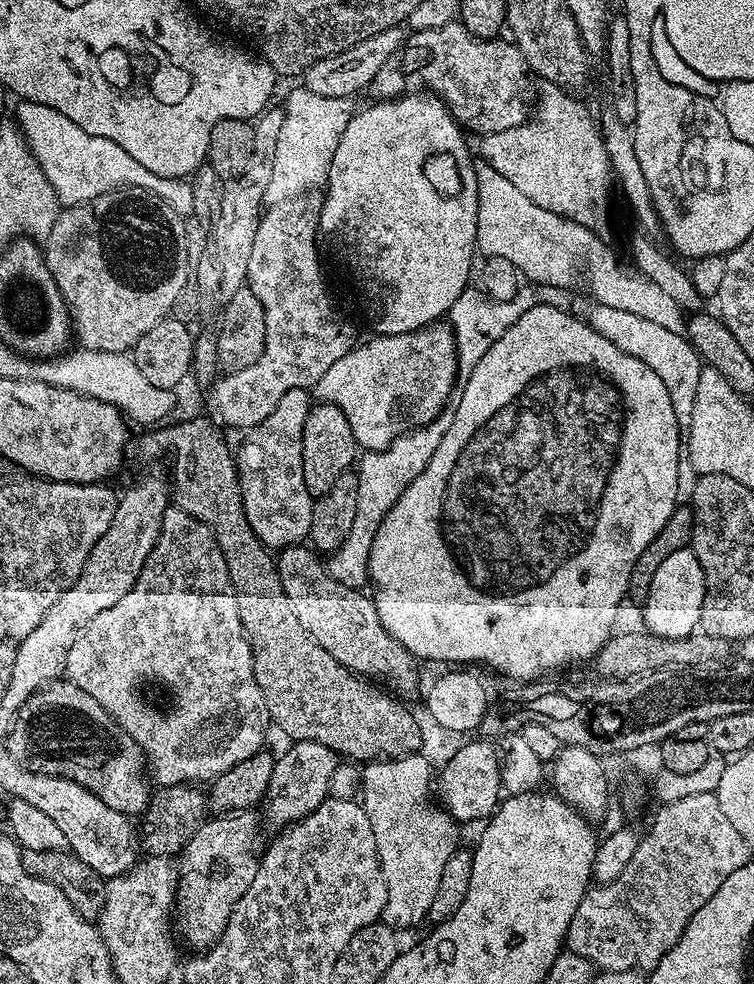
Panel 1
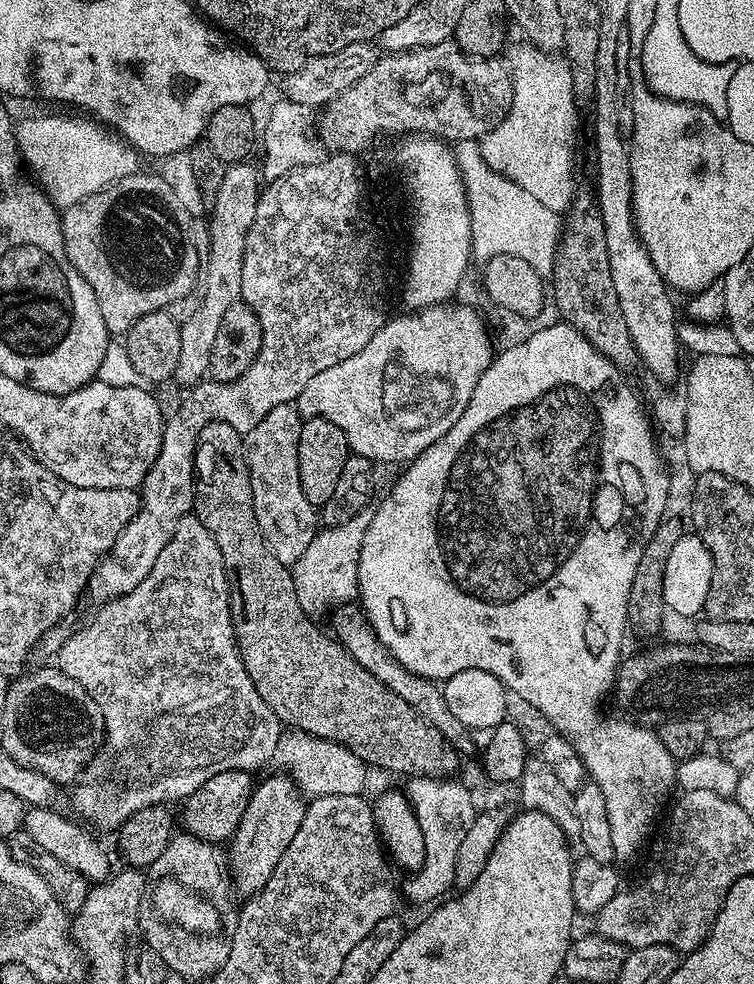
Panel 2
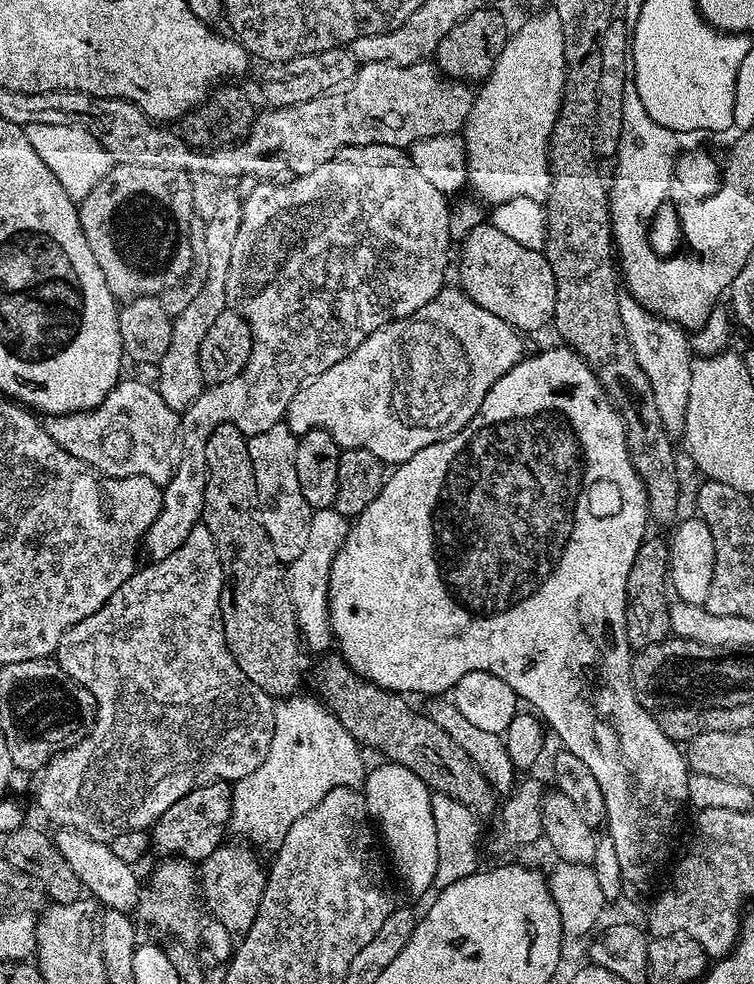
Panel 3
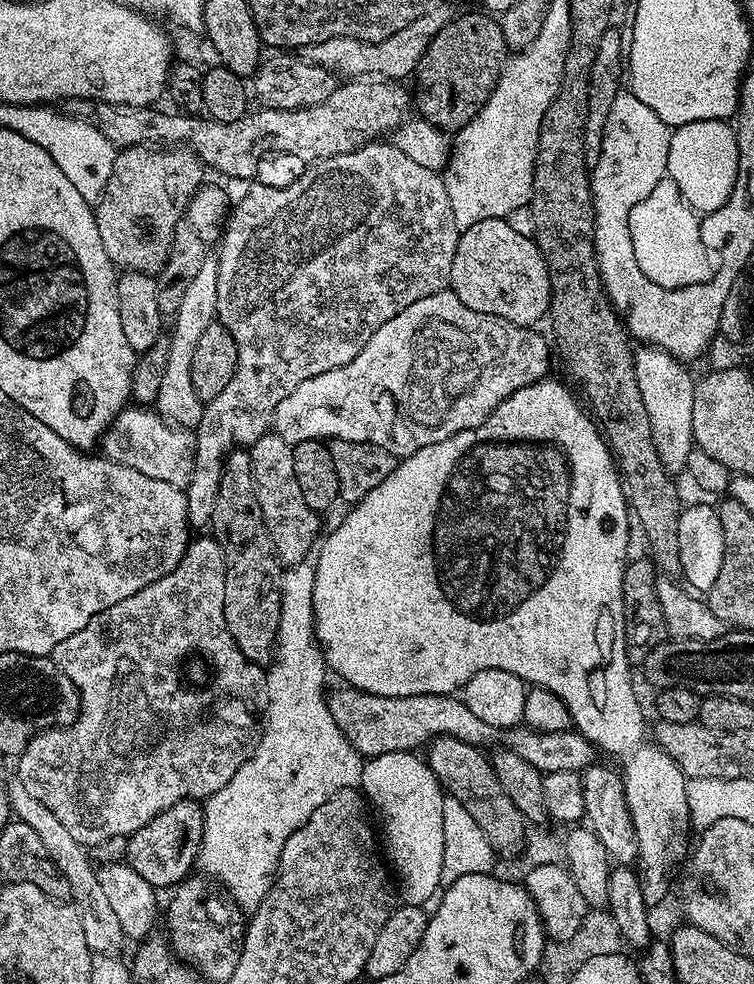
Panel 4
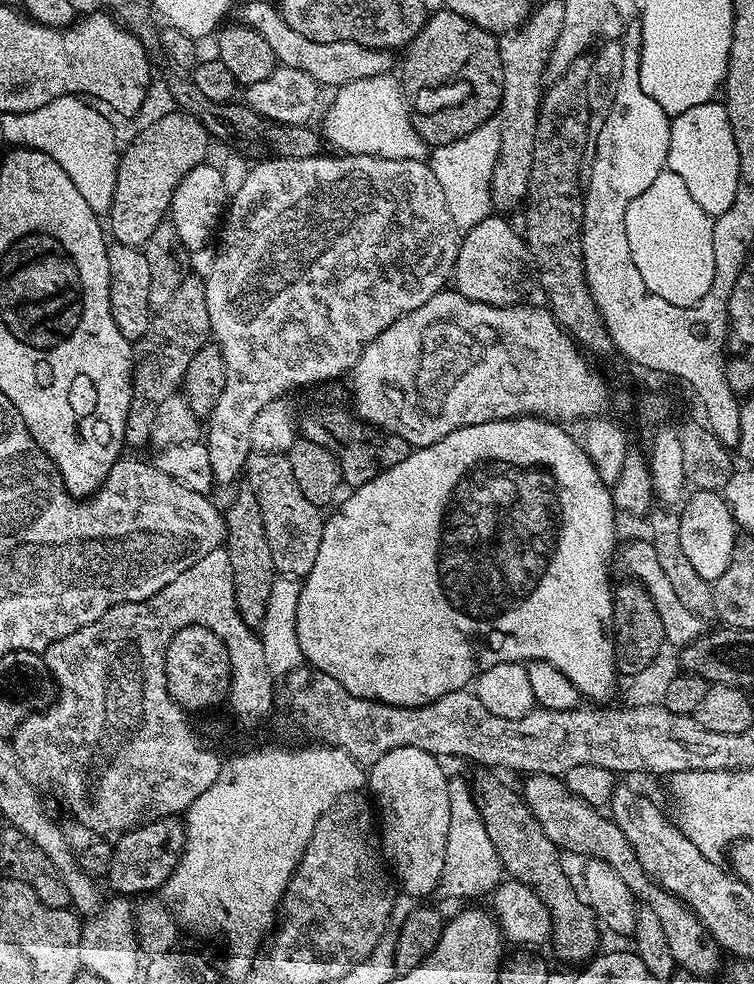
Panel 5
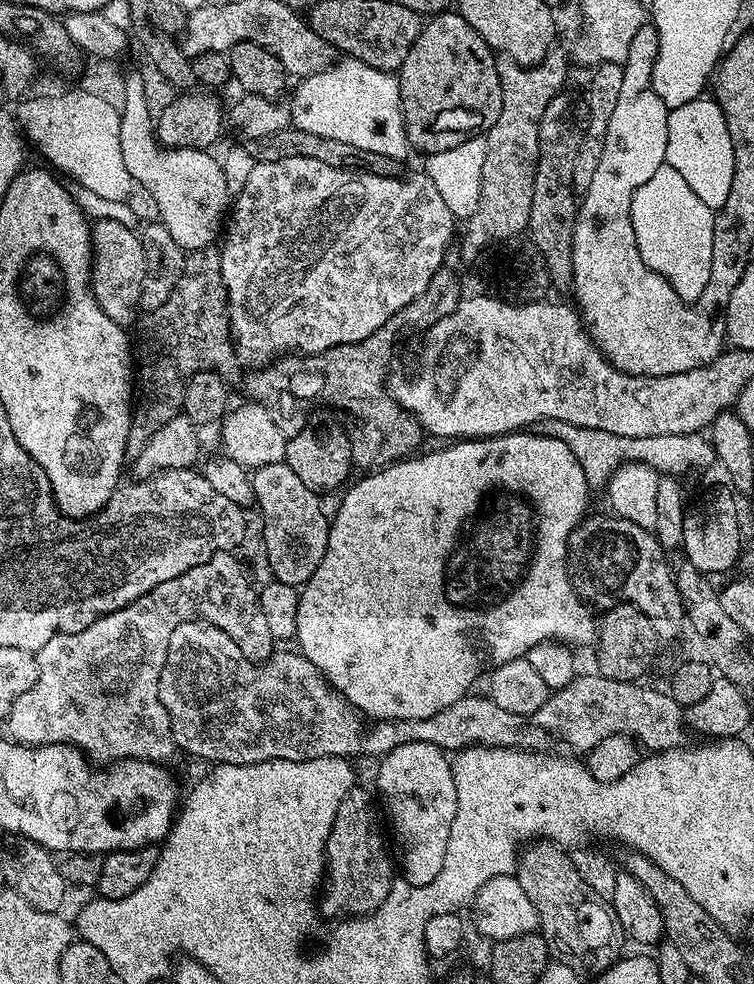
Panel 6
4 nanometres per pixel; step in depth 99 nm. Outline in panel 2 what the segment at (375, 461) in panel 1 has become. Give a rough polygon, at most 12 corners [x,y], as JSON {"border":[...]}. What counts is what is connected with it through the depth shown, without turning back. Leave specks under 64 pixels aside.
{"border":[[372,512],[321,527],[291,569],[302,610],[319,617],[358,596]]}

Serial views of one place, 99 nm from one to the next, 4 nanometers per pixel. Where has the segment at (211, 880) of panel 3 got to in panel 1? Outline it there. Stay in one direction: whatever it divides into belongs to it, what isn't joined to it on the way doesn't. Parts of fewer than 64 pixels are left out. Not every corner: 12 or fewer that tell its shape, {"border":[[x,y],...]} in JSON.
{"border":[[298,740],[276,756],[263,823],[287,829],[329,799],[336,752]]}

